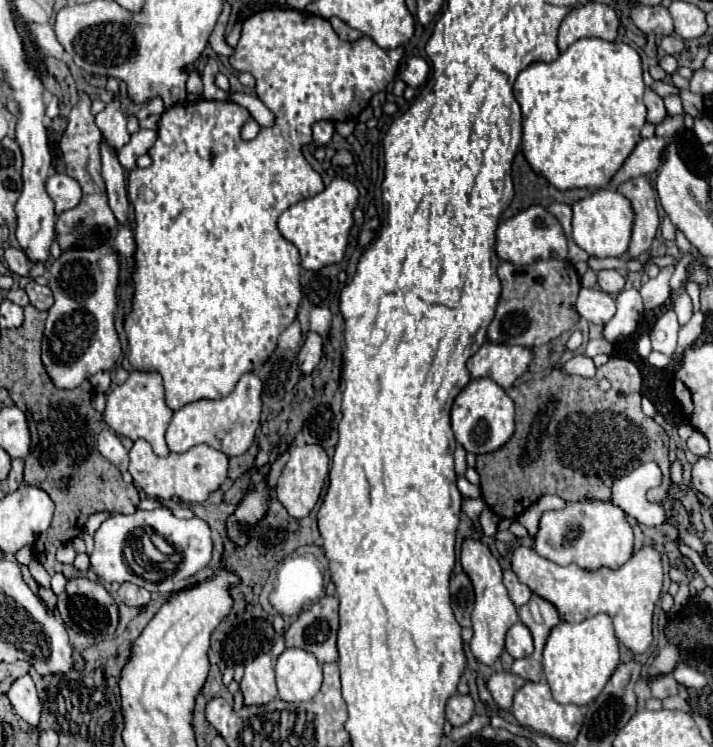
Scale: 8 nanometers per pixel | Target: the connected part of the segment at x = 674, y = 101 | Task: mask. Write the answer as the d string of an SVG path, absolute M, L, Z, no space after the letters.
M678 94L666 96L666 98L664 98L664 104L666 104L666 111L670 116L684 113L684 108L682 108L682 102L680 102L680 96L678 96Z

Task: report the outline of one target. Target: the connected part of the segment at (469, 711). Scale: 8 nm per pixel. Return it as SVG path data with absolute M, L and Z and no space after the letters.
M454 694L446 702L446 718L452 726L466 724L474 714L474 702L468 694Z

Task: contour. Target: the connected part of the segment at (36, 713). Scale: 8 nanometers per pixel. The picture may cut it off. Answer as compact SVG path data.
M24 674L14 680L14 684L8 690L8 698L12 702L12 708L22 720L26 720L30 726L38 726L42 706L30 674Z

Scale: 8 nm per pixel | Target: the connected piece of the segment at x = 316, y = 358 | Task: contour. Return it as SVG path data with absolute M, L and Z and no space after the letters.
M308 332L306 342L298 354L298 368L302 376L312 374L312 370L318 366L322 358L322 338L316 332Z

